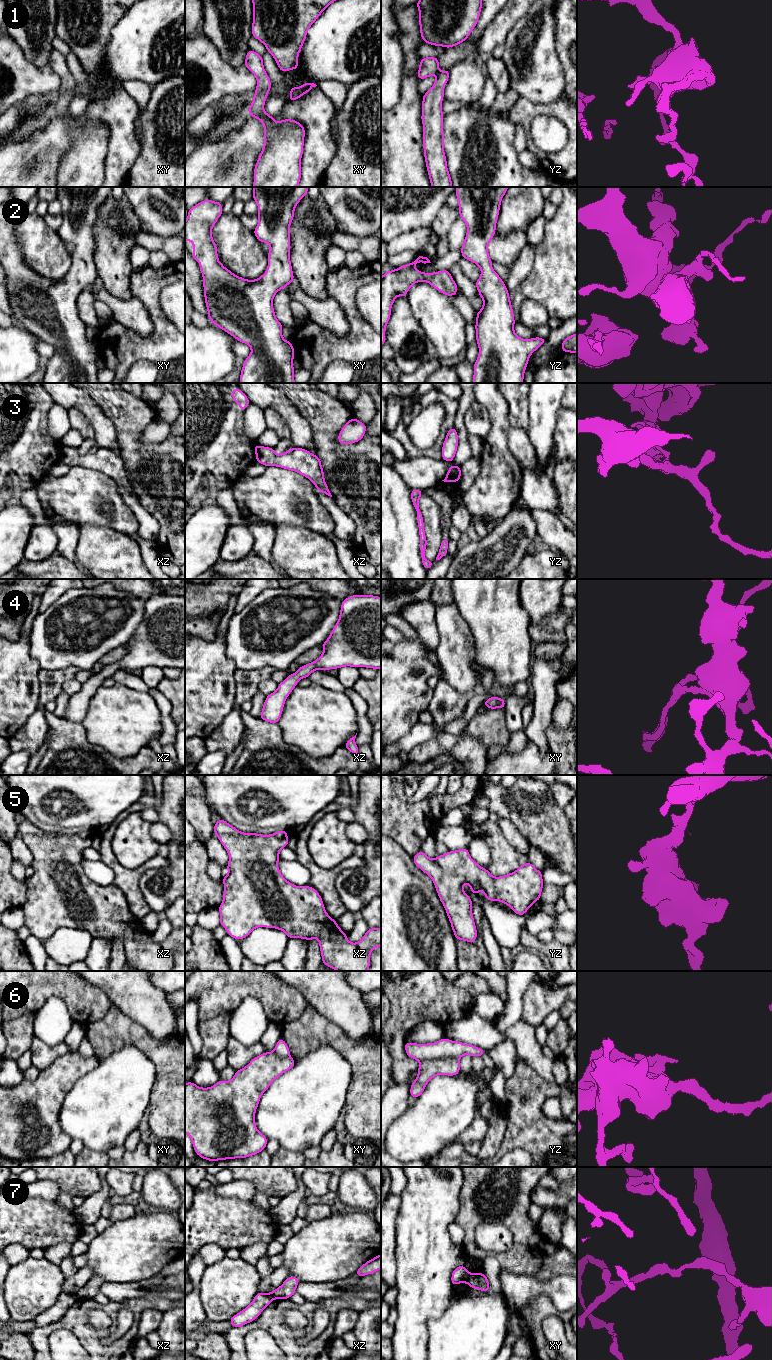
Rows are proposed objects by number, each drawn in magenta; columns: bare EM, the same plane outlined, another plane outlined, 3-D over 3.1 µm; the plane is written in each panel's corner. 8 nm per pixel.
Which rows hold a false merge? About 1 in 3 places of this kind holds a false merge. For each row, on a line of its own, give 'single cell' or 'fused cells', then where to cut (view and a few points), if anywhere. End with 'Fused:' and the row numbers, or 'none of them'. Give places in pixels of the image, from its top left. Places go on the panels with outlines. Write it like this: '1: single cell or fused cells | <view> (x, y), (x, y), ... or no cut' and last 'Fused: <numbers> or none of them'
1: single cell | no cut
2: single cell | no cut
3: fused cells | xz (258, 446), (255, 452)
4: single cell | no cut
5: single cell | no cut
6: fused cells | yz (458, 1057), (437, 1057), (420, 1062)
7: fused cells | xy (470, 1273), (466, 1282)
Fused: 3, 6, 7

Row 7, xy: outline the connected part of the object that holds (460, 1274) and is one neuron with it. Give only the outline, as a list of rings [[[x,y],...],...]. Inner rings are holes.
[[[465,1265],[458,1266],[451,1275],[452,1285],[455,1286],[459,1283],[467,1283],[469,1277],[470,1273],[467,1271]]]

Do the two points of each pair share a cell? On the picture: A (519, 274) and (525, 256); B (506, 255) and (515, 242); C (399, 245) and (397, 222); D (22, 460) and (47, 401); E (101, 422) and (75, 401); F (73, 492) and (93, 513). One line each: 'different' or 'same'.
A: same
B: same
C: different
D: same
E: same
F: same

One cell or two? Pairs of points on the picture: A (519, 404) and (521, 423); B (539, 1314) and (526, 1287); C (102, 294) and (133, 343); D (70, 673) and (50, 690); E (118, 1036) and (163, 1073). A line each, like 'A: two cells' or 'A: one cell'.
A: one cell
B: two cells
C: two cells
D: one cell
E: one cell

